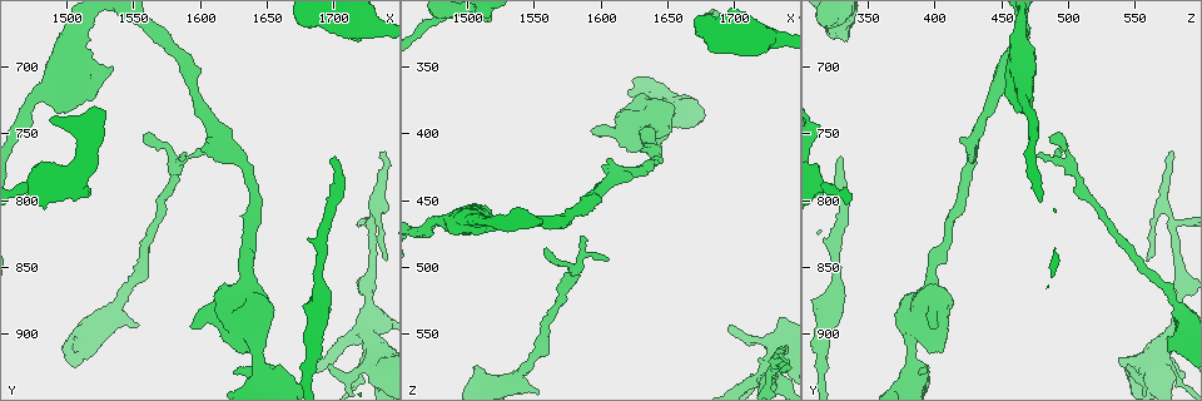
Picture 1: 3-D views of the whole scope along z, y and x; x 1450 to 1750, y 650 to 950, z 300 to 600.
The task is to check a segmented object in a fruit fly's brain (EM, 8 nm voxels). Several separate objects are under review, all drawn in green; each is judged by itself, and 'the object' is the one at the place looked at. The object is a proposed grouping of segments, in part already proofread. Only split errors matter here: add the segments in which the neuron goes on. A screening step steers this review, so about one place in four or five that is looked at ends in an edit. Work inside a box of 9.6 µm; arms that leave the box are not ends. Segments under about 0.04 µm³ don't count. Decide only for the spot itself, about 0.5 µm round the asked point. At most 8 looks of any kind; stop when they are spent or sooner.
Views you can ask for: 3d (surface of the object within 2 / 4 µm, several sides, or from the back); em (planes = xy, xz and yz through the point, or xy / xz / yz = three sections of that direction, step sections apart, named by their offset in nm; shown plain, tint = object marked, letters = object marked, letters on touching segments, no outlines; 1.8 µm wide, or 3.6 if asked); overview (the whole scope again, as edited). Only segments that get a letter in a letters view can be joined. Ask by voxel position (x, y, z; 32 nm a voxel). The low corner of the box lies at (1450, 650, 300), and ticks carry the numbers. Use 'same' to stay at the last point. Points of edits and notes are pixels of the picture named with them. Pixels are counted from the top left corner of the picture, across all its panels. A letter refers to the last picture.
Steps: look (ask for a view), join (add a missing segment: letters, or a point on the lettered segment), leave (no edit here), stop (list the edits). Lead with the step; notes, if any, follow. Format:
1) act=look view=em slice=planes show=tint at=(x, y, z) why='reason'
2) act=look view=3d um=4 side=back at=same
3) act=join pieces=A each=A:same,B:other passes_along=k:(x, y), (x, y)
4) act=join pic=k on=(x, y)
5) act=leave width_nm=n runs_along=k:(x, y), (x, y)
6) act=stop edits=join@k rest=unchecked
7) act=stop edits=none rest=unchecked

act=look view=3d um=4 at=(1558, 750, 488) why='branch stops here'

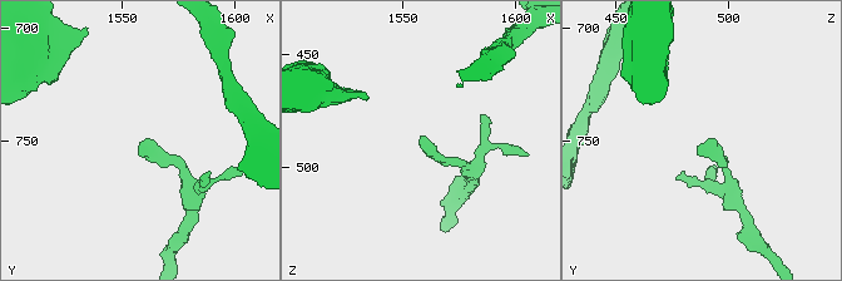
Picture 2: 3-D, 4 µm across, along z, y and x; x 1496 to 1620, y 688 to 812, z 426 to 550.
act=look view=em slice=xy step=8 show=letters at=(1558, 751, 487) why='shape alone is not enough'

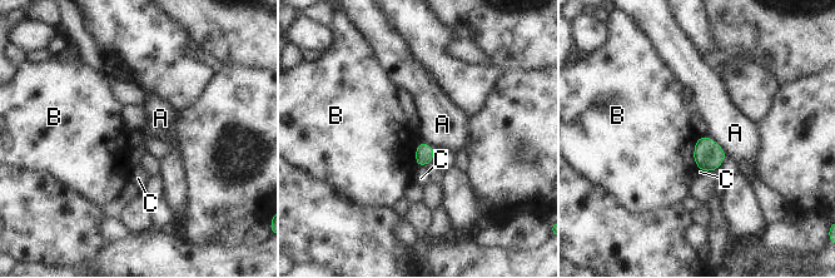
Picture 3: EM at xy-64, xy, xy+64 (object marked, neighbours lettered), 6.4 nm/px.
act=leave each=A:other,B:other,C:other border=3:(697, 137), (694, 163), (700, 170) found='no lettered segment goes on from it'

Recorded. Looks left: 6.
act=look view=3d um=2 at=(1698, 924, 544) why='free end'

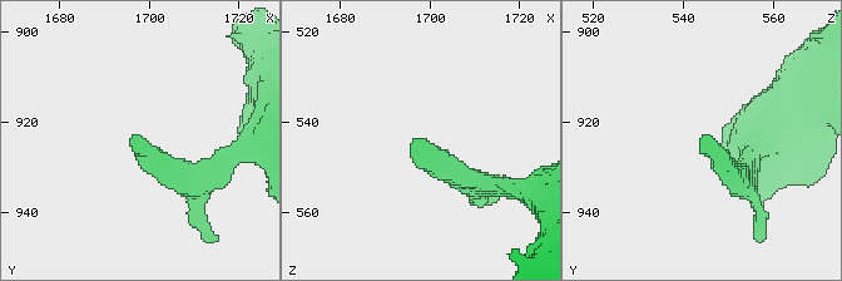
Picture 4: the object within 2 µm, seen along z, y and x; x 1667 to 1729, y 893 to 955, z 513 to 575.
act=look view=em slice=planes show=tint at=(1697, 924, 544)

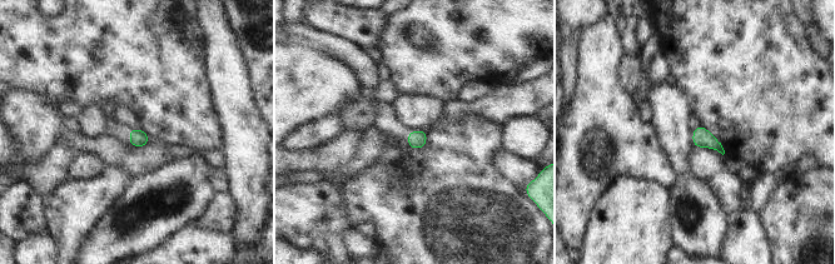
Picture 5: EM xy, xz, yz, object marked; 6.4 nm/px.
act=look view=em slice=planes show=letters at=same

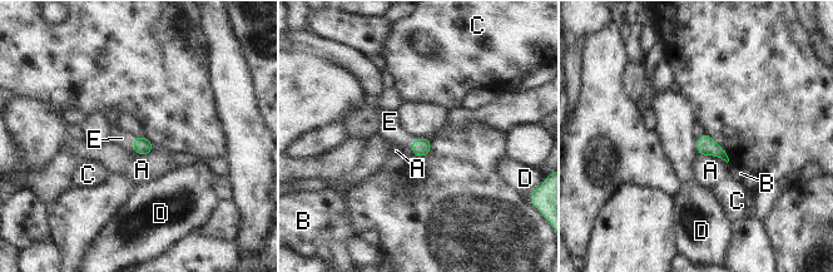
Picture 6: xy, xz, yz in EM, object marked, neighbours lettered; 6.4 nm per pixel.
act=join pic=6 on=(122, 138) each=A:other,B:other,C:other,D:other,E:same passes_along=6:(140, 146), (133, 143), (122, 138) found='the neuron continues'

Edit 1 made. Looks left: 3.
act=look view=overview why='see it whole again'

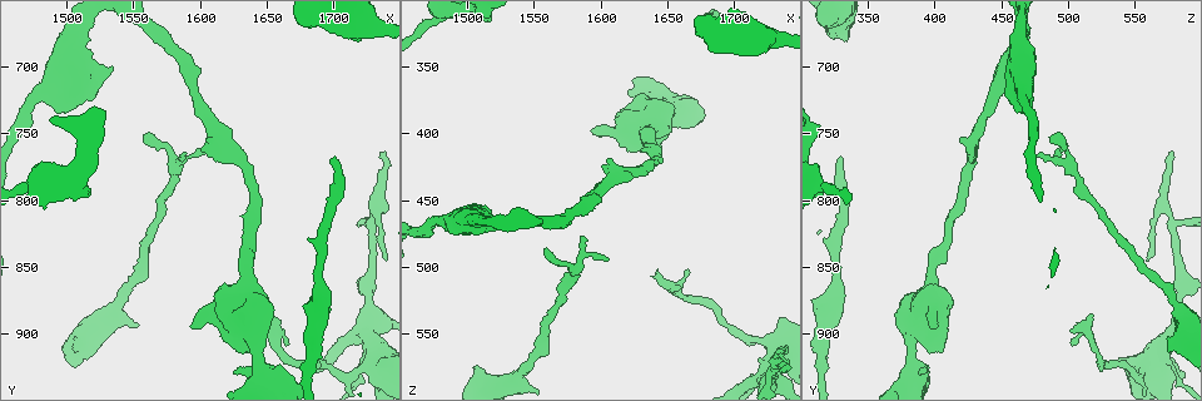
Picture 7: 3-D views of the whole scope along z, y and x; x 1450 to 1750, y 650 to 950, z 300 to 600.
act=look view=3d um=4 at=(1702, 768, 330)

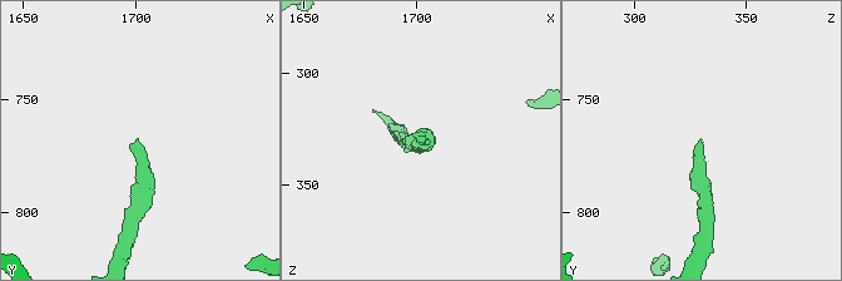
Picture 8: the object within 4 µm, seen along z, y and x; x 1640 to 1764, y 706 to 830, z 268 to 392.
act=look view=em um=3.6 slice=planes show=letters at=(1699, 769, 330)

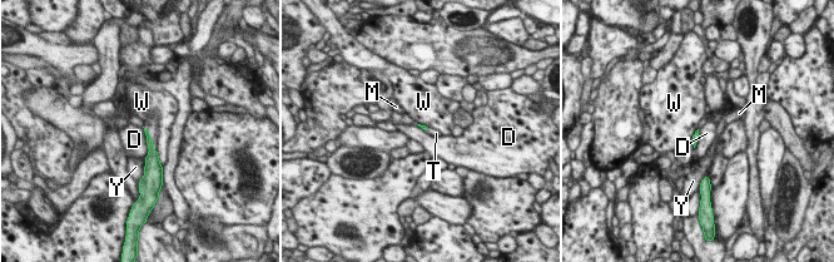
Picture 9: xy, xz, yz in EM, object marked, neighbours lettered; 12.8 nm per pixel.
act=join pic=9 on=(152, 125) each=D:other,M:other,T:same,W:other,Y:other passes_along=9:(153, 157), (152, 139), (152, 125) found='it goes on there'

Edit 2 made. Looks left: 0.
act=stop edits=join@6,join@9 rest=unchecked

